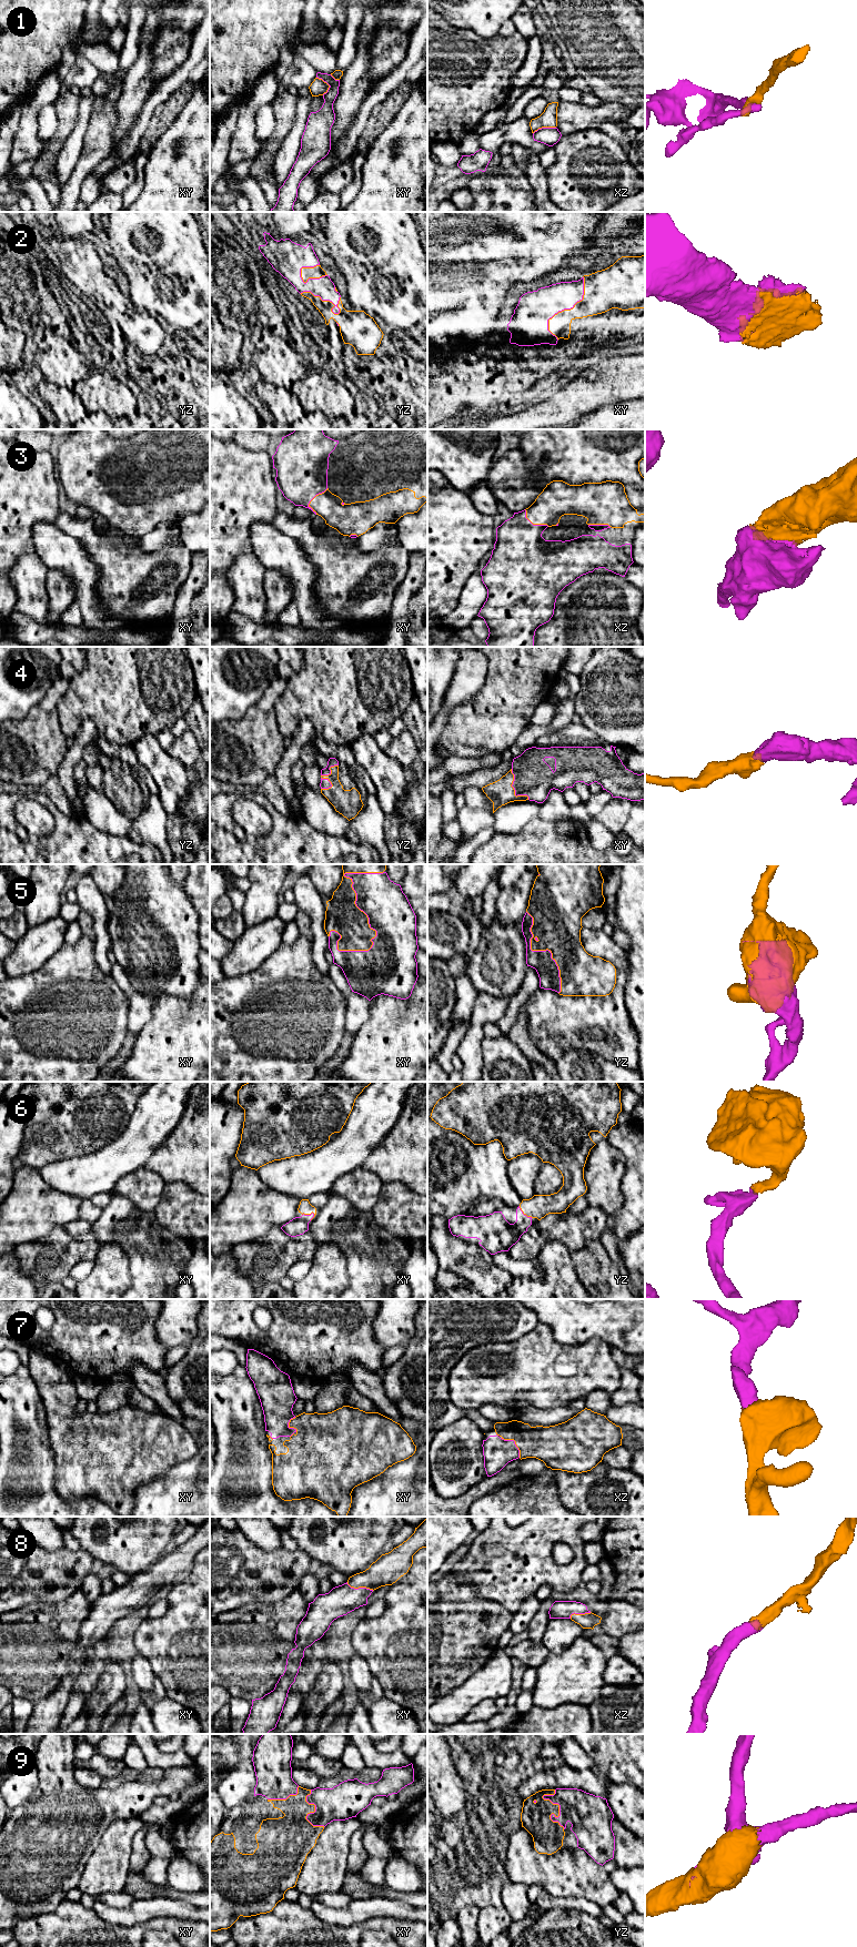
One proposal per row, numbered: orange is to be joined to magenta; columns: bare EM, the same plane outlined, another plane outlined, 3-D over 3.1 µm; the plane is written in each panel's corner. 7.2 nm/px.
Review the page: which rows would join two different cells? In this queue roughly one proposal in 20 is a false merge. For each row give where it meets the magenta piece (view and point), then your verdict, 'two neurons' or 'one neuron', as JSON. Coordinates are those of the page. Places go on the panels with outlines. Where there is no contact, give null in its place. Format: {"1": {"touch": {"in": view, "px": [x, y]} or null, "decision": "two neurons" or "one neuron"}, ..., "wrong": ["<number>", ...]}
{"1": {"touch": {"in": "xy", "px": [328, 83]}, "decision": "two neurons"}, "2": {"touch": {"in": "xy", "px": [566, 308]}, "decision": "one neuron"}, "3": {"touch": {"in": "xy", "px": [312, 498]}, "decision": "one neuron"}, "4": {"touch": {"in": "yz", "px": [321, 778]}, "decision": "one neuron"}, "5": {"touch": {"in": "xy", "px": [359, 908]}, "decision": "one neuron"}, "6": {"touch": {"in": "xy", "px": [309, 1215]}, "decision": "one neuron"}, "7": {"touch": {"in": "xz", "px": [514, 1442]}, "decision": "one neuron"}, "8": {"touch": {"in": "xy", "px": [360, 1588]}, "decision": "one neuron"}, "9": {"touch": {"in": "yz", "px": [560, 1807]}, "decision": "one neuron"}, "wrong": ["1"]}

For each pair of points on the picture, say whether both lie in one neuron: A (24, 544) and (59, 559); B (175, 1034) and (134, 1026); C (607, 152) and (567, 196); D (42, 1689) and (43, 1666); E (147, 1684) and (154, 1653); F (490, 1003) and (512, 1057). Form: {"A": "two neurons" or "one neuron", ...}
{"A": "two neurons", "B": "two neurons", "C": "one neuron", "D": "one neuron", "E": "two neurons", "F": "two neurons"}

